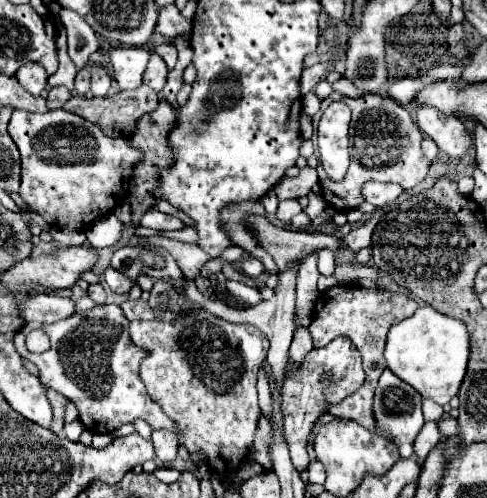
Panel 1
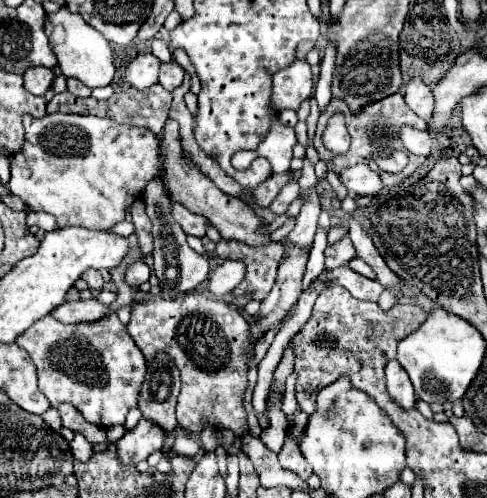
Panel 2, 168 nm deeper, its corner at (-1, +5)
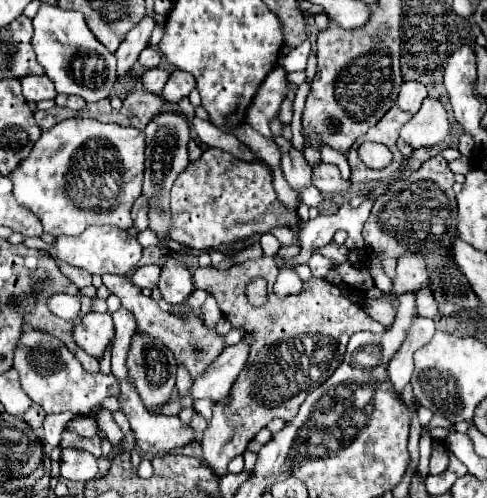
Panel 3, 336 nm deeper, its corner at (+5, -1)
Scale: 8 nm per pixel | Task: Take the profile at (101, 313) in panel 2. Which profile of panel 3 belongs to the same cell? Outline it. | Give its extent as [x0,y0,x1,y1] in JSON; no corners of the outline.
[72,312,114,358]

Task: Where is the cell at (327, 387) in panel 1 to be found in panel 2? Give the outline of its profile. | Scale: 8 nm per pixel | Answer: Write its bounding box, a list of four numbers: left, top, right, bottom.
[278,436,312,480]

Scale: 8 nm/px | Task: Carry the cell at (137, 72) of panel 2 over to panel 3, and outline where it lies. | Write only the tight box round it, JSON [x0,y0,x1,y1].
[142,68,168,94]

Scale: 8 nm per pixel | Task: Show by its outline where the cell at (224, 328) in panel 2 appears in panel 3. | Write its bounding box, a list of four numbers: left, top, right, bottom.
[102,274,226,380]

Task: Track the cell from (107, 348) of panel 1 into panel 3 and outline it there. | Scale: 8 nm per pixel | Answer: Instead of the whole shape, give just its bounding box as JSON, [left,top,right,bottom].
[14,328,122,416]

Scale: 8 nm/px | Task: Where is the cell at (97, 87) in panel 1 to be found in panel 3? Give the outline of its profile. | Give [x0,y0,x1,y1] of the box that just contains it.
[32,6,116,102]

